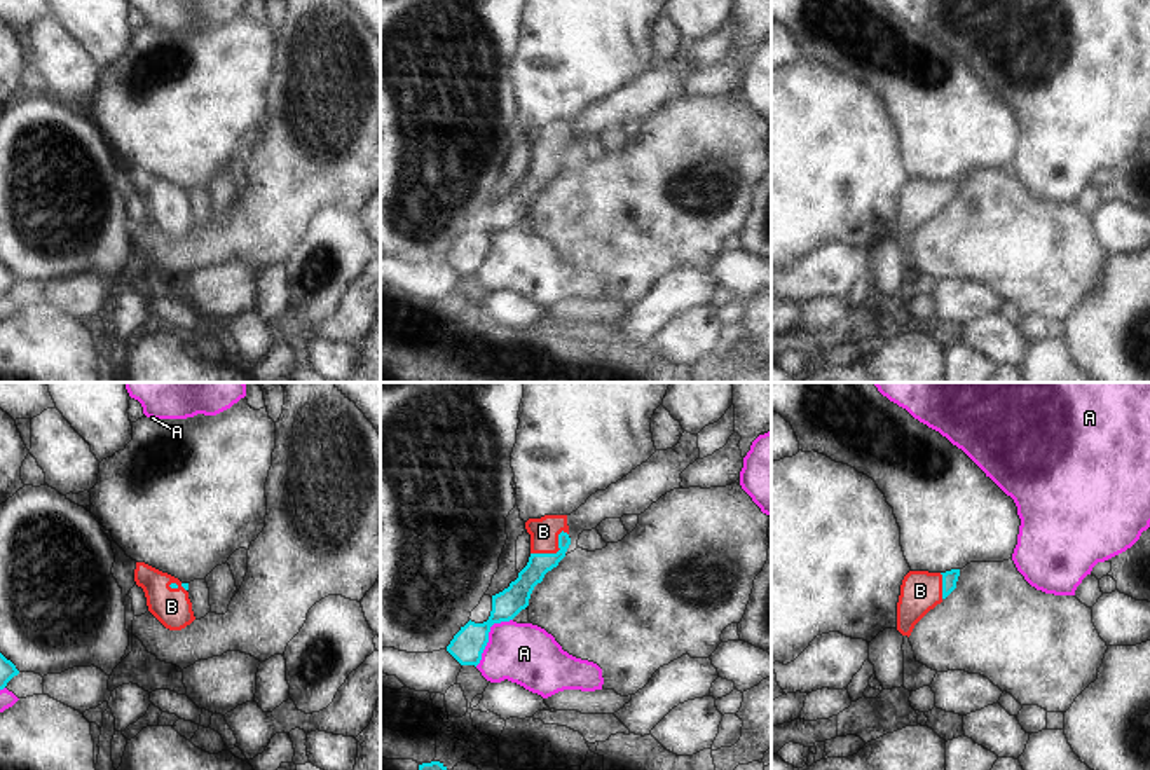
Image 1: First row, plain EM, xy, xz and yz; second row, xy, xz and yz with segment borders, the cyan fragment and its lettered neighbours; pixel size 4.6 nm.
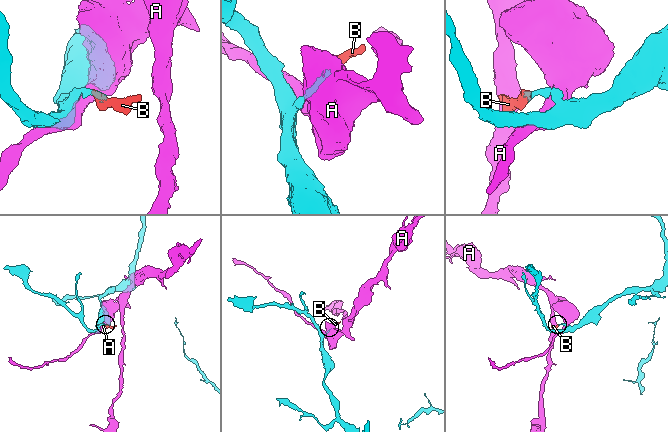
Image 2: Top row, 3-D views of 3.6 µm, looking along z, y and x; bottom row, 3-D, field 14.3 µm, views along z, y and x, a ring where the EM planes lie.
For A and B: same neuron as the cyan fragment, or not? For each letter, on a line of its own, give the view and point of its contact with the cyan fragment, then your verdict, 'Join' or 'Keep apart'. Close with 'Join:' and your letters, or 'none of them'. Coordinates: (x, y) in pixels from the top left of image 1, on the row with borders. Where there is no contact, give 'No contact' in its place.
A: Touches cyan at xz (487, 636). Keep apart
B: Touches cyan at xz (557, 552). Join
Join: B

